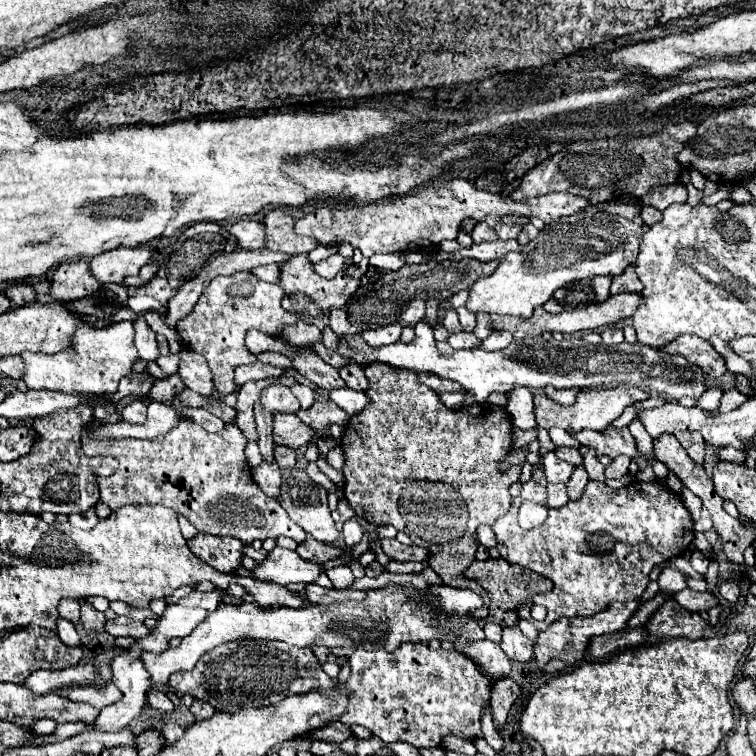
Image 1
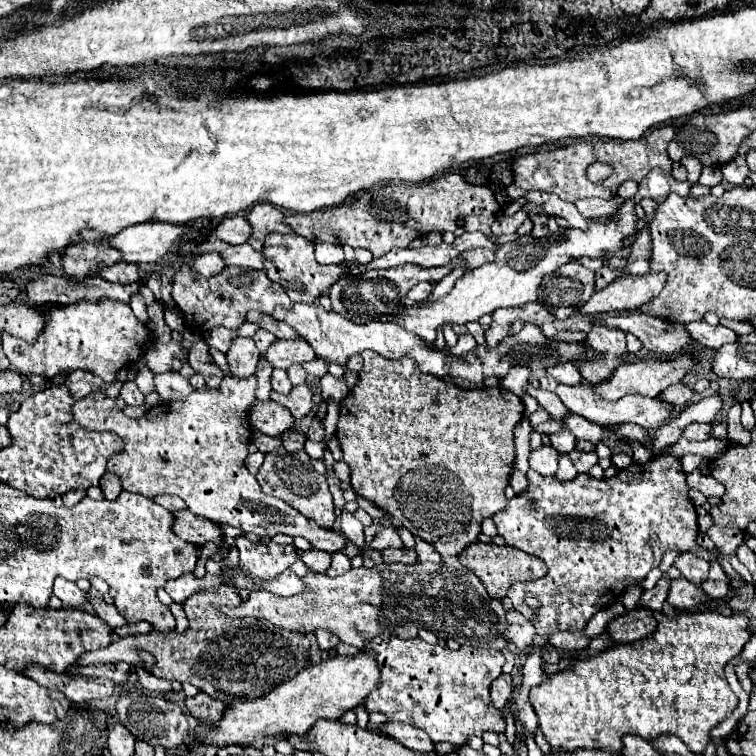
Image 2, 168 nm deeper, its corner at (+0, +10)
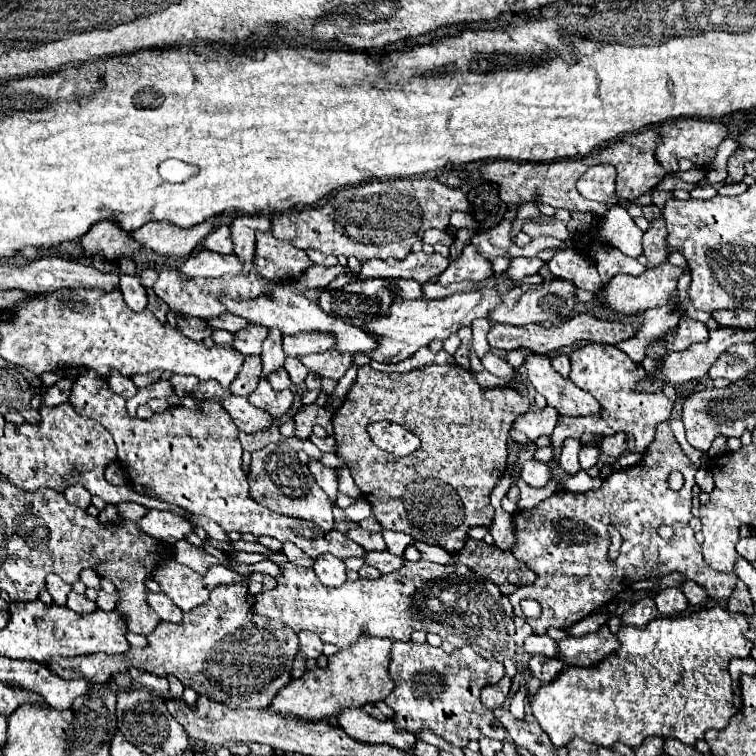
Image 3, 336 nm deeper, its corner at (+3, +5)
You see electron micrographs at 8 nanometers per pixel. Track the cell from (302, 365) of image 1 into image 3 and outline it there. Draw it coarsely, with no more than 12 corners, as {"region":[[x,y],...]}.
{"region":[[231,313],[209,319],[213,329],[241,331],[251,325]]}

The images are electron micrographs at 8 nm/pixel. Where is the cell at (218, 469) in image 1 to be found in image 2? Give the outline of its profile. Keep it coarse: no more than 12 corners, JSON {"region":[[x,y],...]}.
{"region":[[256,374],[128,418],[90,392],[72,404],[124,450],[122,488],[176,494],[216,524],[340,552],[260,490],[244,460]]}

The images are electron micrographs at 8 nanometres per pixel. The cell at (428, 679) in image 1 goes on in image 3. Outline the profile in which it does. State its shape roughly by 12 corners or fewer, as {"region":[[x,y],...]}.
{"region":[[393,641],[391,721],[461,749],[503,741],[479,699],[505,675],[469,645]]}

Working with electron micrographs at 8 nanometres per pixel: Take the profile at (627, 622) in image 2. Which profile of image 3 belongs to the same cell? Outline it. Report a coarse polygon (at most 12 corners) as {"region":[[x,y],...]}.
{"region":[[605,623],[561,641],[565,665],[591,667],[611,655],[619,637]]}

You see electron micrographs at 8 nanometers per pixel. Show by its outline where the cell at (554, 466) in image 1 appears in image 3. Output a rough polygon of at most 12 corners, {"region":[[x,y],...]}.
{"region":[[527,461],[521,473],[531,487],[545,487],[551,479],[549,463]]}

